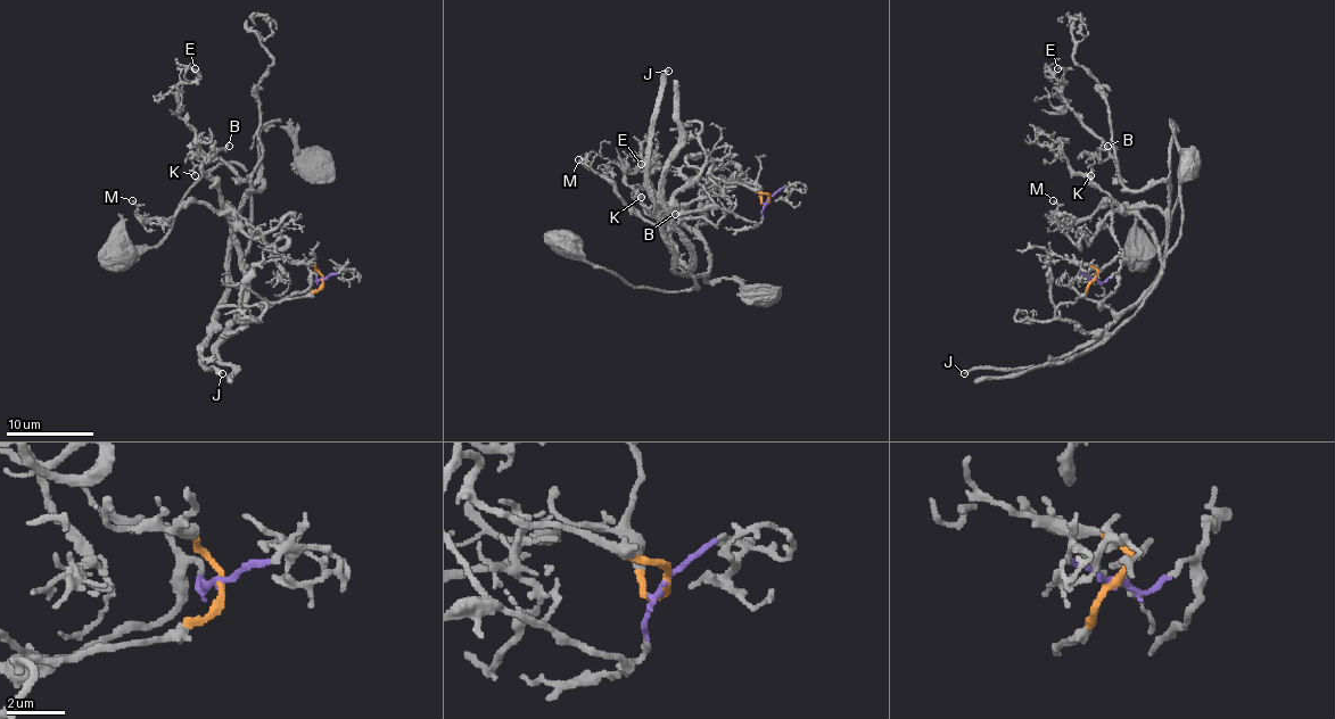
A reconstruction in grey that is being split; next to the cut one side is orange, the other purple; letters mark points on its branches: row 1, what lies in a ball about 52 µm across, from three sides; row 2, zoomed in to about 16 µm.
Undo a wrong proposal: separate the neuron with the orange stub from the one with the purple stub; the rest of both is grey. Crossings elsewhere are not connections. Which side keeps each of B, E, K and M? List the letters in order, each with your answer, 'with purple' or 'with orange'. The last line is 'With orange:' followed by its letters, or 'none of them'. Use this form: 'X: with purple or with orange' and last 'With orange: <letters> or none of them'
B: with purple
E: with purple
K: with purple
M: with orange
With orange: M

